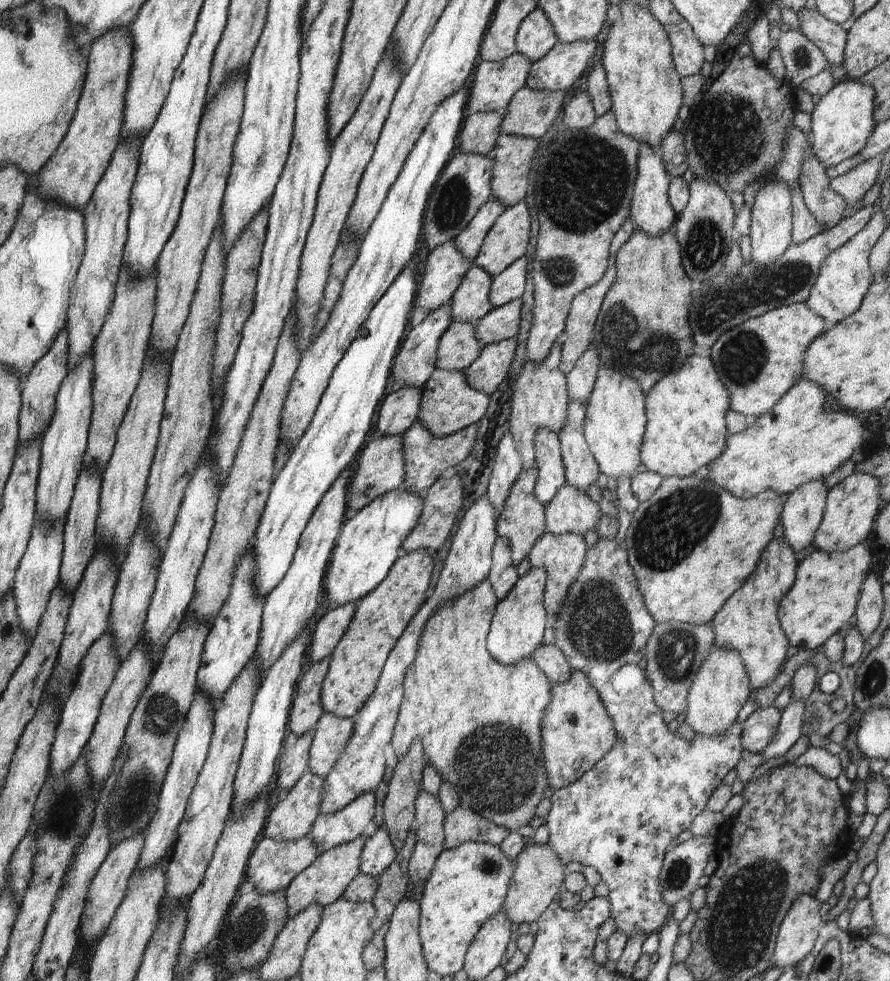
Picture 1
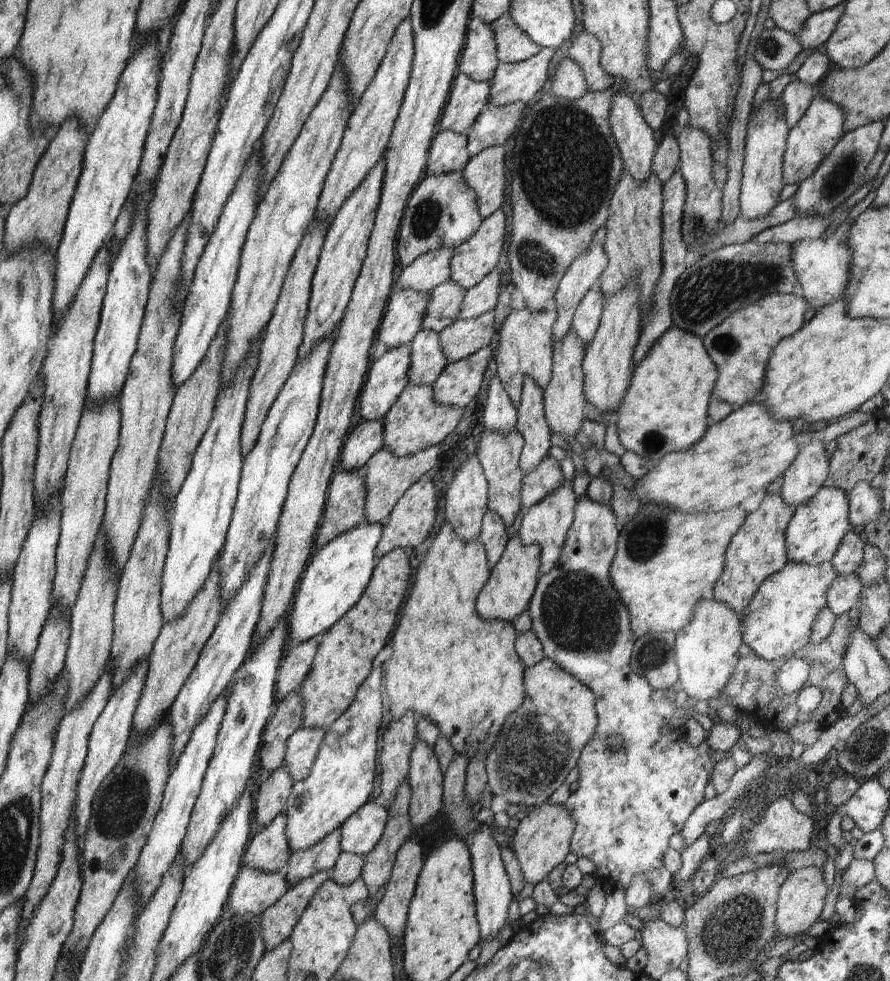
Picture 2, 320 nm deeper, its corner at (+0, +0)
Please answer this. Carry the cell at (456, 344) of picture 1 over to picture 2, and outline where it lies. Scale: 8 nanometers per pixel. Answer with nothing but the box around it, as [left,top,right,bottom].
[407,329,449,387]

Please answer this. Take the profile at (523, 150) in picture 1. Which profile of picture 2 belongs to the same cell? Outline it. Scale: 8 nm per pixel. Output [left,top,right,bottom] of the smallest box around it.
[462,146,504,219]

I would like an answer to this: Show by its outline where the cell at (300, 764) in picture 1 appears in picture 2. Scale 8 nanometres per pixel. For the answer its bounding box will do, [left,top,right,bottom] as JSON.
[254,767,294,827]

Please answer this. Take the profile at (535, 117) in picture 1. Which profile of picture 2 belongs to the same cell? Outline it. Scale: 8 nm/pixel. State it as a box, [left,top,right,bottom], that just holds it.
[466,102,526,158]

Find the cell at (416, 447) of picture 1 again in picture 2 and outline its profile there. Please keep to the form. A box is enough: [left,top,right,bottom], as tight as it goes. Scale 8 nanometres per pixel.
[363,446,441,523]

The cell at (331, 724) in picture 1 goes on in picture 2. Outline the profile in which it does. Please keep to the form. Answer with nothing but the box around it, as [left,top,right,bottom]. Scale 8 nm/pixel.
[282,726,325,783]

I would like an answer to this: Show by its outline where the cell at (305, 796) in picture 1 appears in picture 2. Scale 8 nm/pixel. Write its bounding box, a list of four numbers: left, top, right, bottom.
[242,812,292,873]

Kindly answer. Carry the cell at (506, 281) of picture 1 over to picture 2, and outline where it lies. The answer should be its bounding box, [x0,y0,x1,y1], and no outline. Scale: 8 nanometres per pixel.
[458,267,501,319]

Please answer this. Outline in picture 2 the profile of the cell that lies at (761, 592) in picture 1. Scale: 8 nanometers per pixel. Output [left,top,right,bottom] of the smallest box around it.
[710,493,796,620]

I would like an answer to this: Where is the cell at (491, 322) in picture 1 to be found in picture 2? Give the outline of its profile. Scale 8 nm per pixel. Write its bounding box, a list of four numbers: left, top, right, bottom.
[439,311,496,363]

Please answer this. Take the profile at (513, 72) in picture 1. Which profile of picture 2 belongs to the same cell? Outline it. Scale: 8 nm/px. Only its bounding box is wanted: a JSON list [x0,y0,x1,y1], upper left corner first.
[438,73,489,134]

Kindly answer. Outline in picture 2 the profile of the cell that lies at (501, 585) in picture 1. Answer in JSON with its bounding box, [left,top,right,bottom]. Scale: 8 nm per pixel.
[479,509,508,569]

